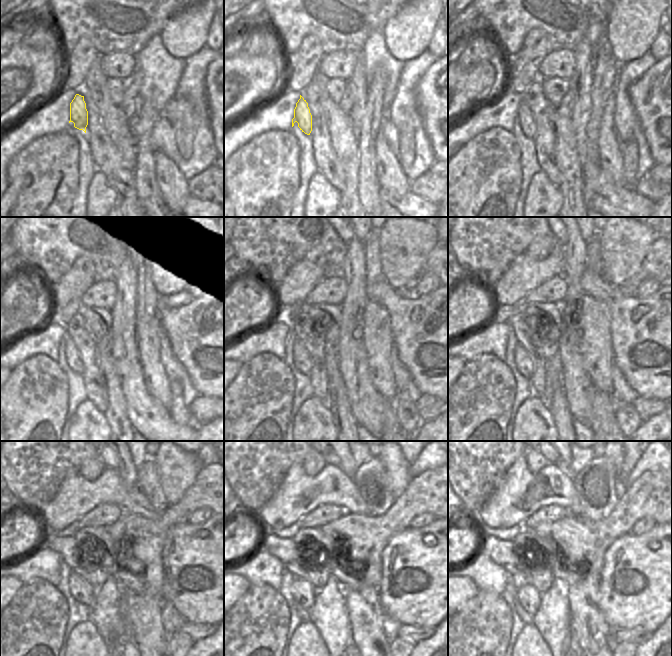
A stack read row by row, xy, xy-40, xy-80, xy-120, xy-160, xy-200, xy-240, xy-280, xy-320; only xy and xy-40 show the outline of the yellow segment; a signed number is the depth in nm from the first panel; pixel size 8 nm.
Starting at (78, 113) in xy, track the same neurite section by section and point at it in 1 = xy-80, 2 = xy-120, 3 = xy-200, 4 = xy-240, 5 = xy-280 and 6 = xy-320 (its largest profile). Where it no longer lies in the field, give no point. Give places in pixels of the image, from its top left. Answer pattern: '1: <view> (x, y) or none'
1: xy-80 (525, 117)
2: xy-120 (73, 357)
3: xy-200 (525, 365)
4: xy-240 (81, 591)
5: xy-280 (304, 594)
6: xy-320 (529, 598)

